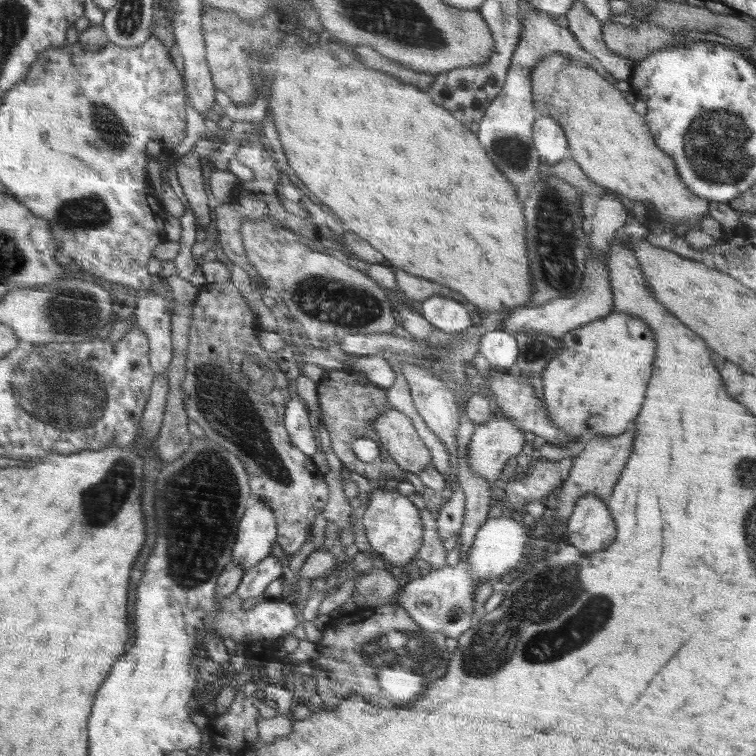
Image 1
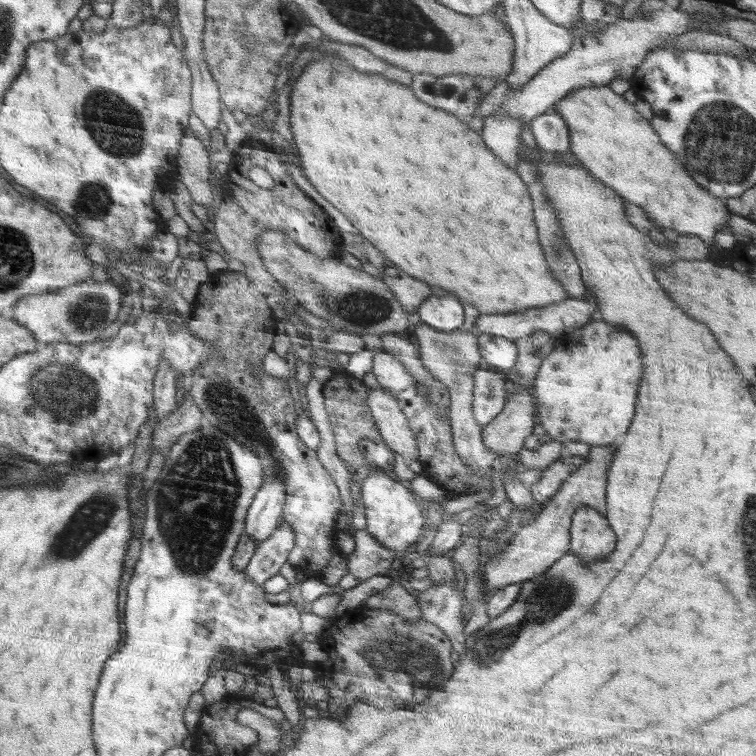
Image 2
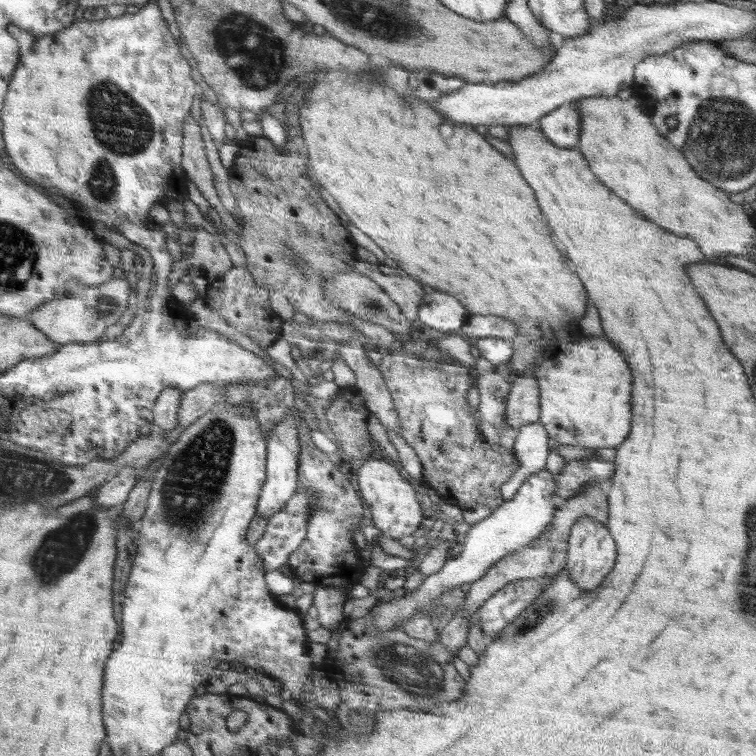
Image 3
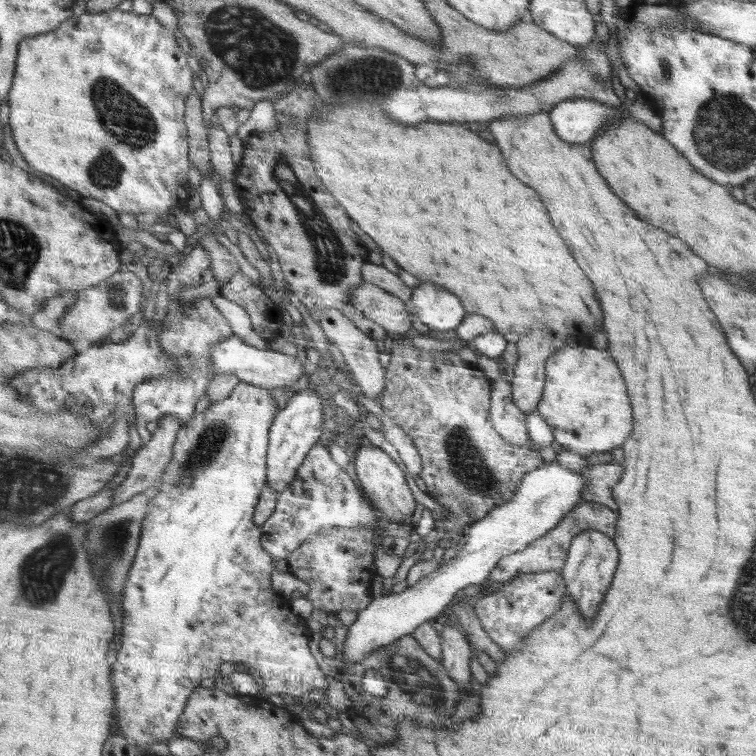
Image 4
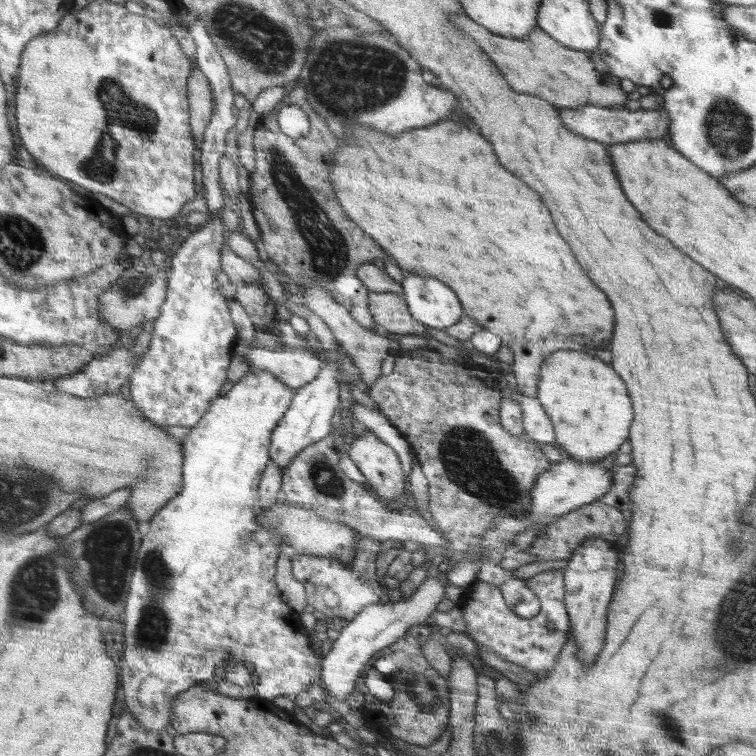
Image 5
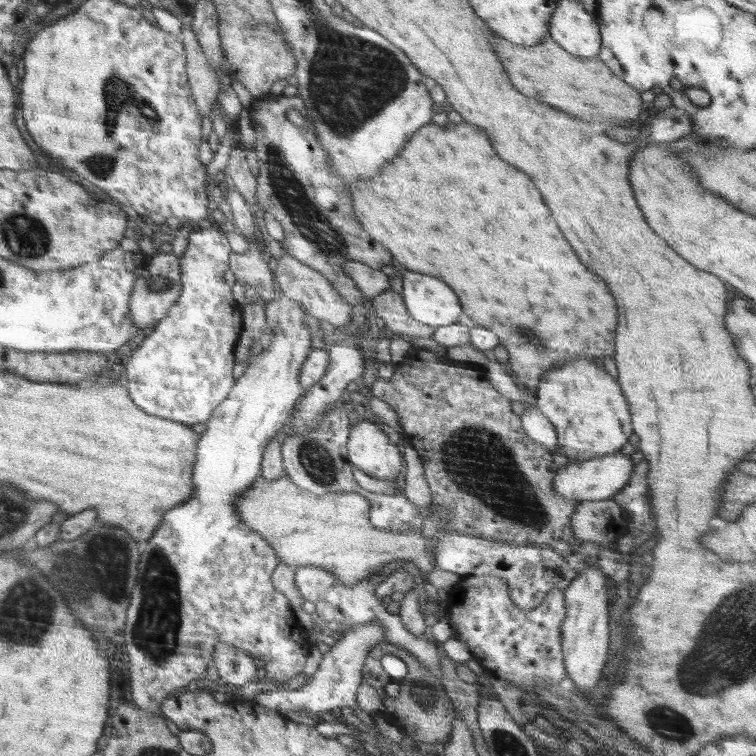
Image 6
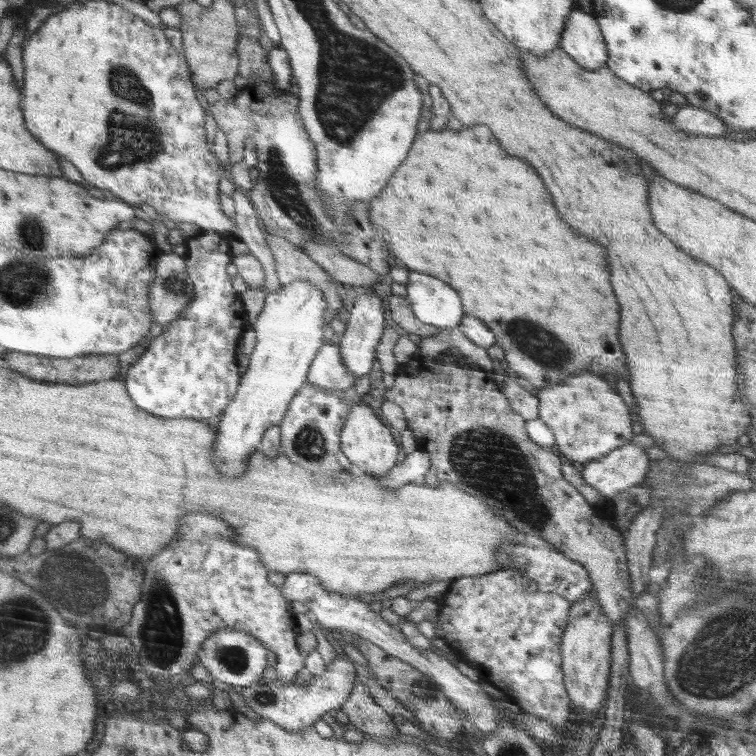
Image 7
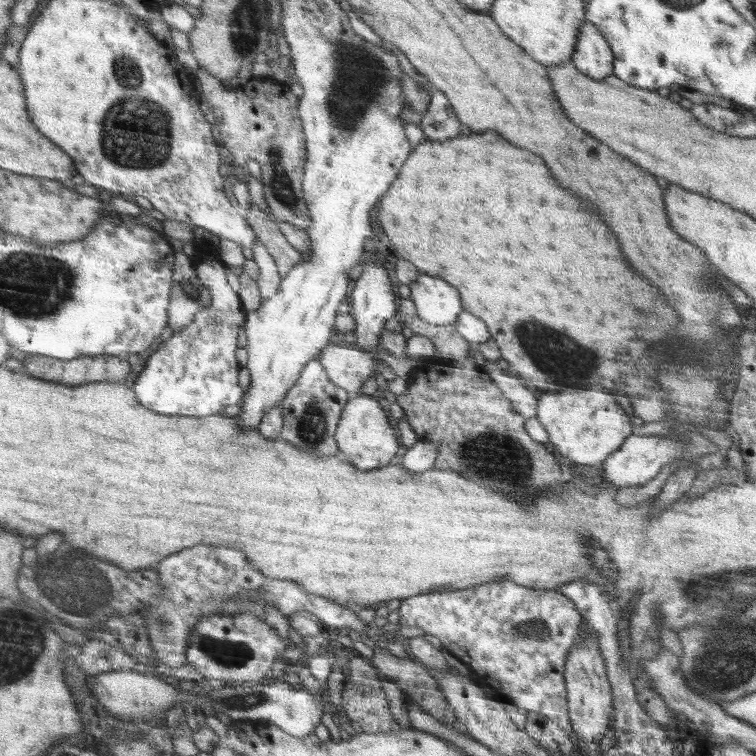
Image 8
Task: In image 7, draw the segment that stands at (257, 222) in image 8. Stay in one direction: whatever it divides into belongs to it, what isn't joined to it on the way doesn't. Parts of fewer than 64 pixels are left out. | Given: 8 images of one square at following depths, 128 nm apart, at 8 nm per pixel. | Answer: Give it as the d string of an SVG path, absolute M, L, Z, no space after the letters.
M265 232L265 240L276 261L276 274L281 286L292 281L310 281L320 287L329 303L330 312L343 315L342 298L331 282L330 275L312 260L302 248L282 237Z

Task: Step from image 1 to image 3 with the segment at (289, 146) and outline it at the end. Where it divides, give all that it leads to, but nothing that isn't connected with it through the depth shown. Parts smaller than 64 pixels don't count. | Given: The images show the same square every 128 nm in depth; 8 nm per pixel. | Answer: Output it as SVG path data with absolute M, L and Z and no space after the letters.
M332 72L321 73L309 78L313 88L304 94L304 100L300 104L302 136L309 148L310 168L315 180L334 197L346 216L354 222L354 226L364 234L368 234L382 250L388 254L388 258L396 260L404 272L414 276L416 280L436 286L438 290L450 292L452 296L458 296L466 308L470 308L471 314L486 314L502 316L516 324L517 336L526 336L530 340L544 340L544 344L550 342L554 332L561 328L568 328L574 320L580 320L586 314L588 306L588 292L584 290L580 278L566 266L566 260L562 252L556 248L550 228L542 220L542 210L536 202L534 190L526 184L526 180L520 176L518 168L512 160L502 156L496 148L492 148L480 134L472 130L468 124L453 123L454 132L452 138L442 138L440 126L445 122L440 112L434 112L429 104L414 95L406 95L406 100L400 100L390 88L382 86L366 86L362 81L356 80L354 74L334 74Z

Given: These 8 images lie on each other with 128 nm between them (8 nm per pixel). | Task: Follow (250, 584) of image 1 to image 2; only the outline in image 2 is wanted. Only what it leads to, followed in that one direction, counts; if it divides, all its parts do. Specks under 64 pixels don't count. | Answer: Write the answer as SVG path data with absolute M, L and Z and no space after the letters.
M284 519L278 523L274 534L265 542L258 543L254 555L246 565L245 573L259 585L263 585L288 563L289 552L296 543L296 532Z

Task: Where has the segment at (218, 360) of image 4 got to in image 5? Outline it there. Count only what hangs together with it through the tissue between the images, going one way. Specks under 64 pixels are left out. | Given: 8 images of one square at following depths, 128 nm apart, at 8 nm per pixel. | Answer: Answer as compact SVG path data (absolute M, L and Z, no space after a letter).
M243 341L238 342L234 348L234 357L244 357L250 363L250 371L270 371L281 377L290 388L295 390L302 388L305 384L316 379L325 361L321 353L313 352L311 349L291 349L291 348L268 348L262 346L250 347Z

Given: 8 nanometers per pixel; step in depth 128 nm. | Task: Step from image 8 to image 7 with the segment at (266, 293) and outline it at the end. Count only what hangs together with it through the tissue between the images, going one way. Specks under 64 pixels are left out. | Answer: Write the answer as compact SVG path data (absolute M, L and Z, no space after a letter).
M238 193L234 198L236 198L234 218L240 230L237 232L237 237L248 245L250 253L254 254L256 260L262 264L266 276L264 277L266 293L271 295L281 287L281 284L276 274L276 261L265 240L265 232L262 230L259 215L246 195Z

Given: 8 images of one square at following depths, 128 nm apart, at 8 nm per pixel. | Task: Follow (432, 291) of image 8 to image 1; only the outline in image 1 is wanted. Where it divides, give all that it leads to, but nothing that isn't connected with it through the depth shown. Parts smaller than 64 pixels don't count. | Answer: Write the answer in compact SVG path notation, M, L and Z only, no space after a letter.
M431 296L423 300L422 316L445 333L457 333L470 328L470 316L466 308L450 297Z

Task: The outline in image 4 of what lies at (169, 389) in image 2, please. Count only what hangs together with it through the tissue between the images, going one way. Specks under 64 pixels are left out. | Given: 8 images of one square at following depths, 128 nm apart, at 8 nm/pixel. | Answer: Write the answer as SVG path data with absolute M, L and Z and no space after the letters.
M166 416L157 423L158 428L151 435L151 440L135 452L126 478L113 490L112 507L136 494L152 491L158 485L165 465L172 461L173 445L182 424L176 416Z

